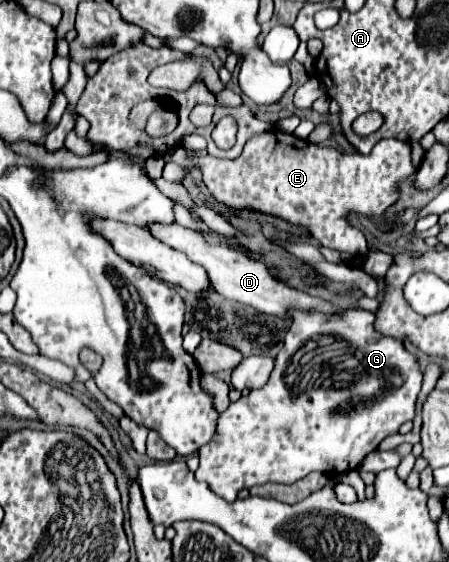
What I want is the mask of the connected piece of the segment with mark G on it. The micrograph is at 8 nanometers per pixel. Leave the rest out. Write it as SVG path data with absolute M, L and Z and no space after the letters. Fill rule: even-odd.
M346 309L344 313L332 317L294 311L292 327L286 333L284 347L276 357L268 383L230 403L230 407L222 413L216 441L210 441L210 445L204 445L198 451L200 467L196 471L196 479L206 481L212 491L226 501L236 501L240 491L268 481L294 483L312 471L334 475L346 473L356 469L382 439L396 435L402 423L412 421L414 403L422 387L422 371L402 341L378 335L372 323L374 315L364 309ZM298 367L310 369L310 383L304 389L298 389ZM352 403L358 403L356 409L350 409ZM340 407L348 409L348 415L338 413Z

